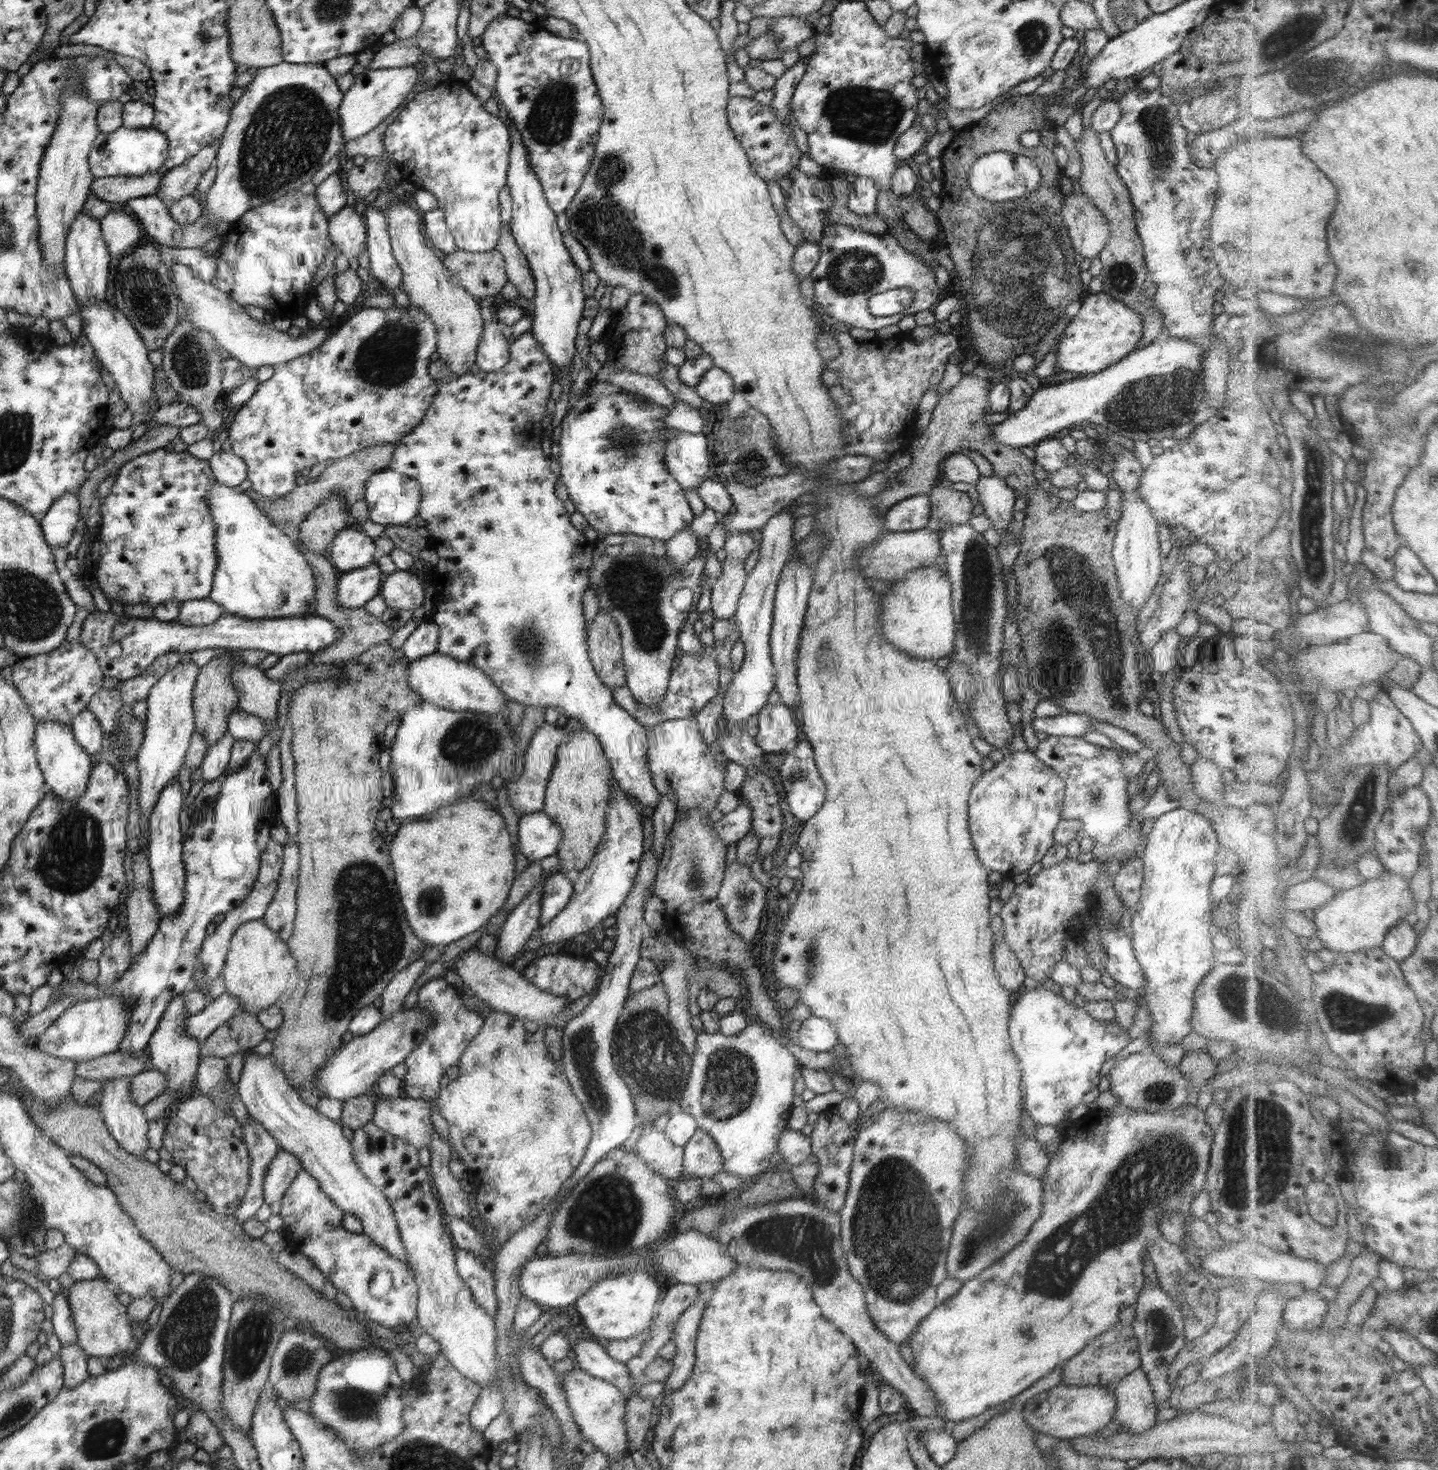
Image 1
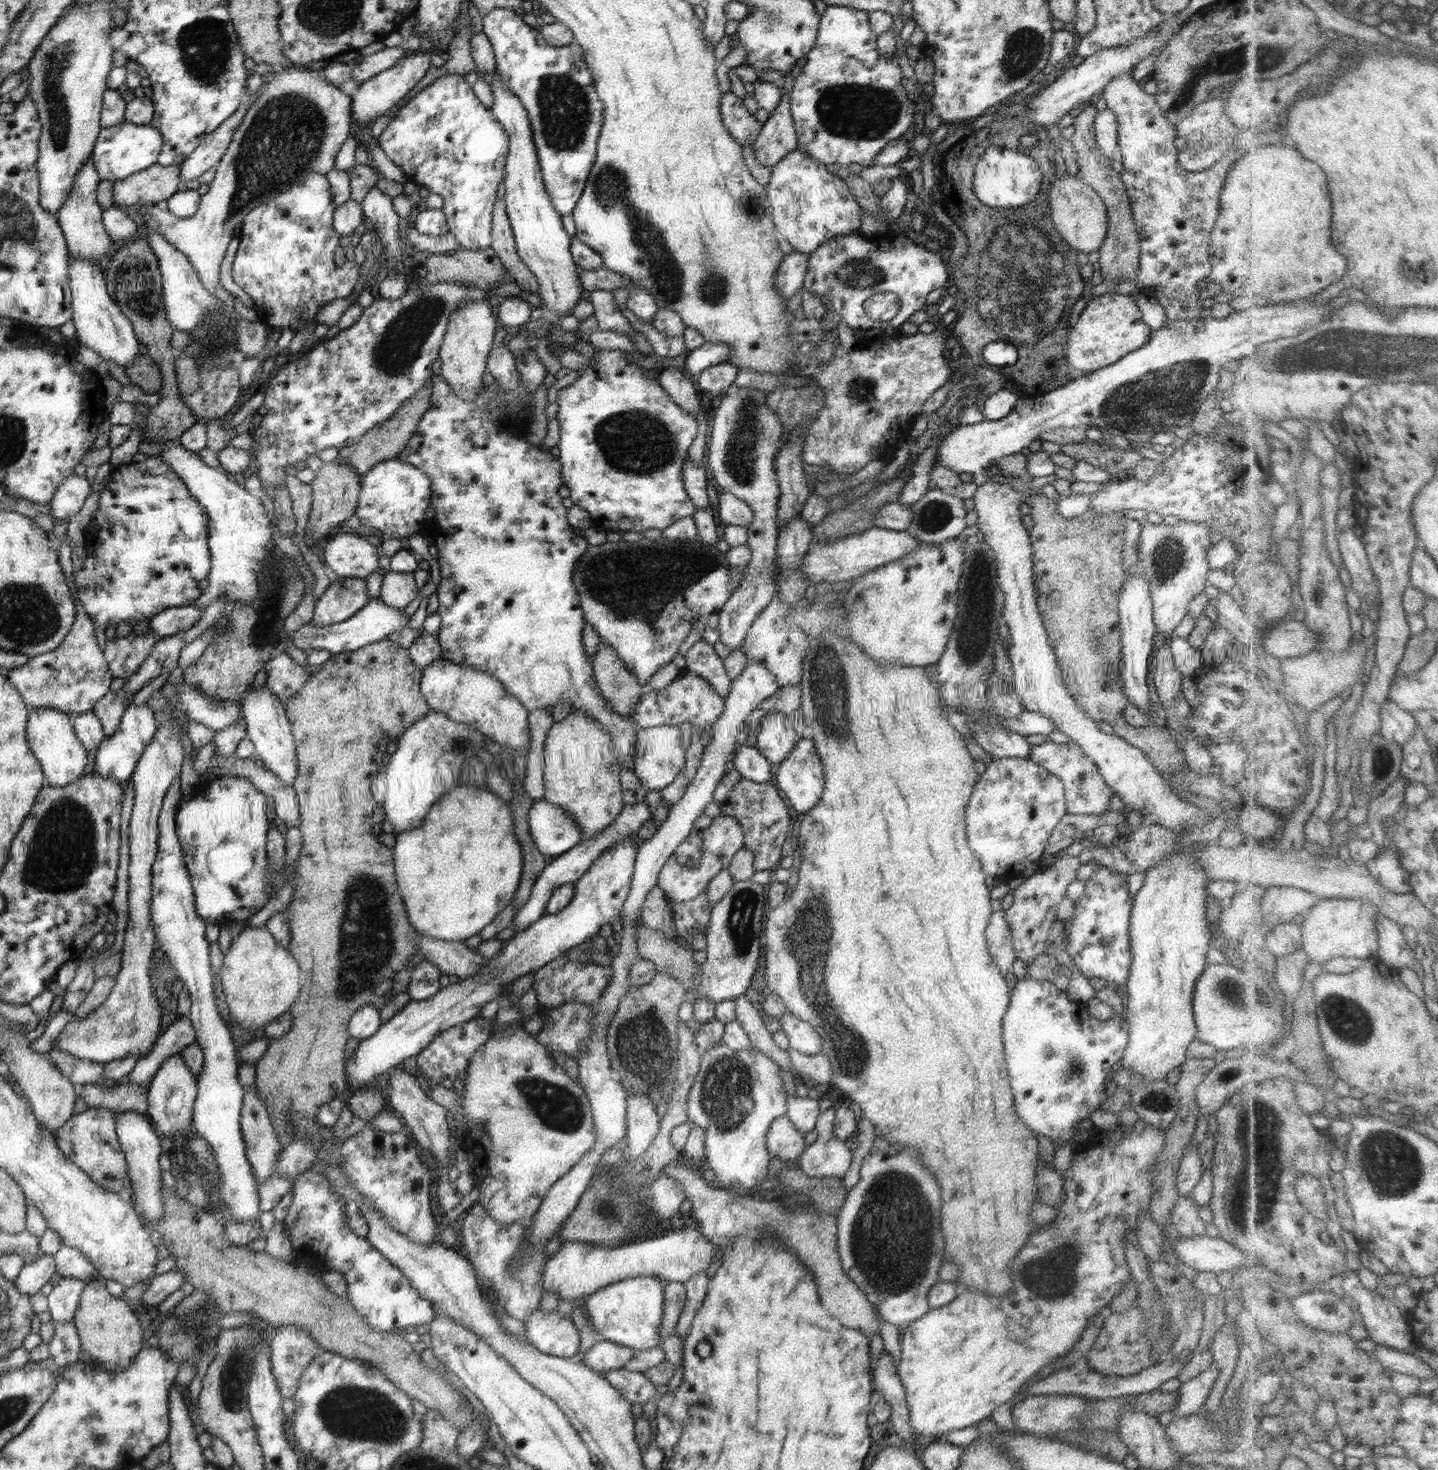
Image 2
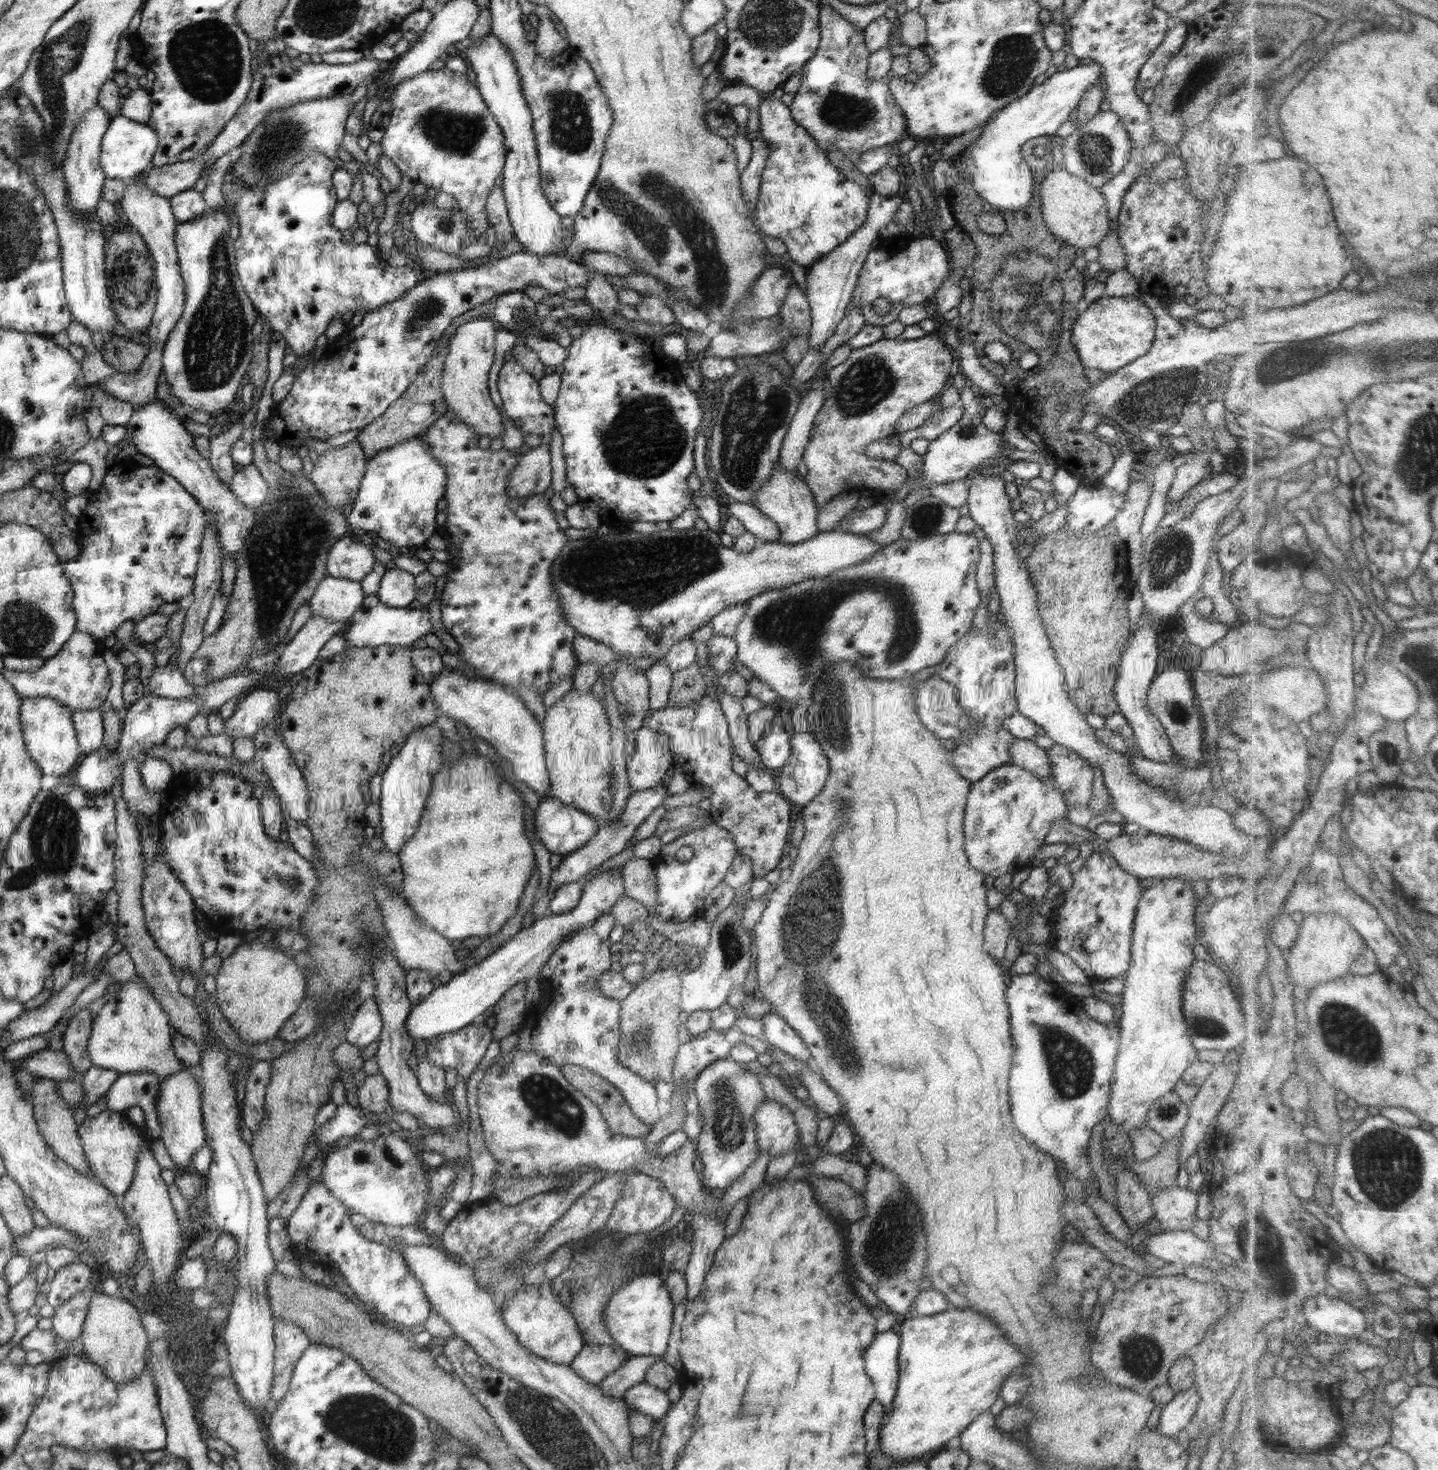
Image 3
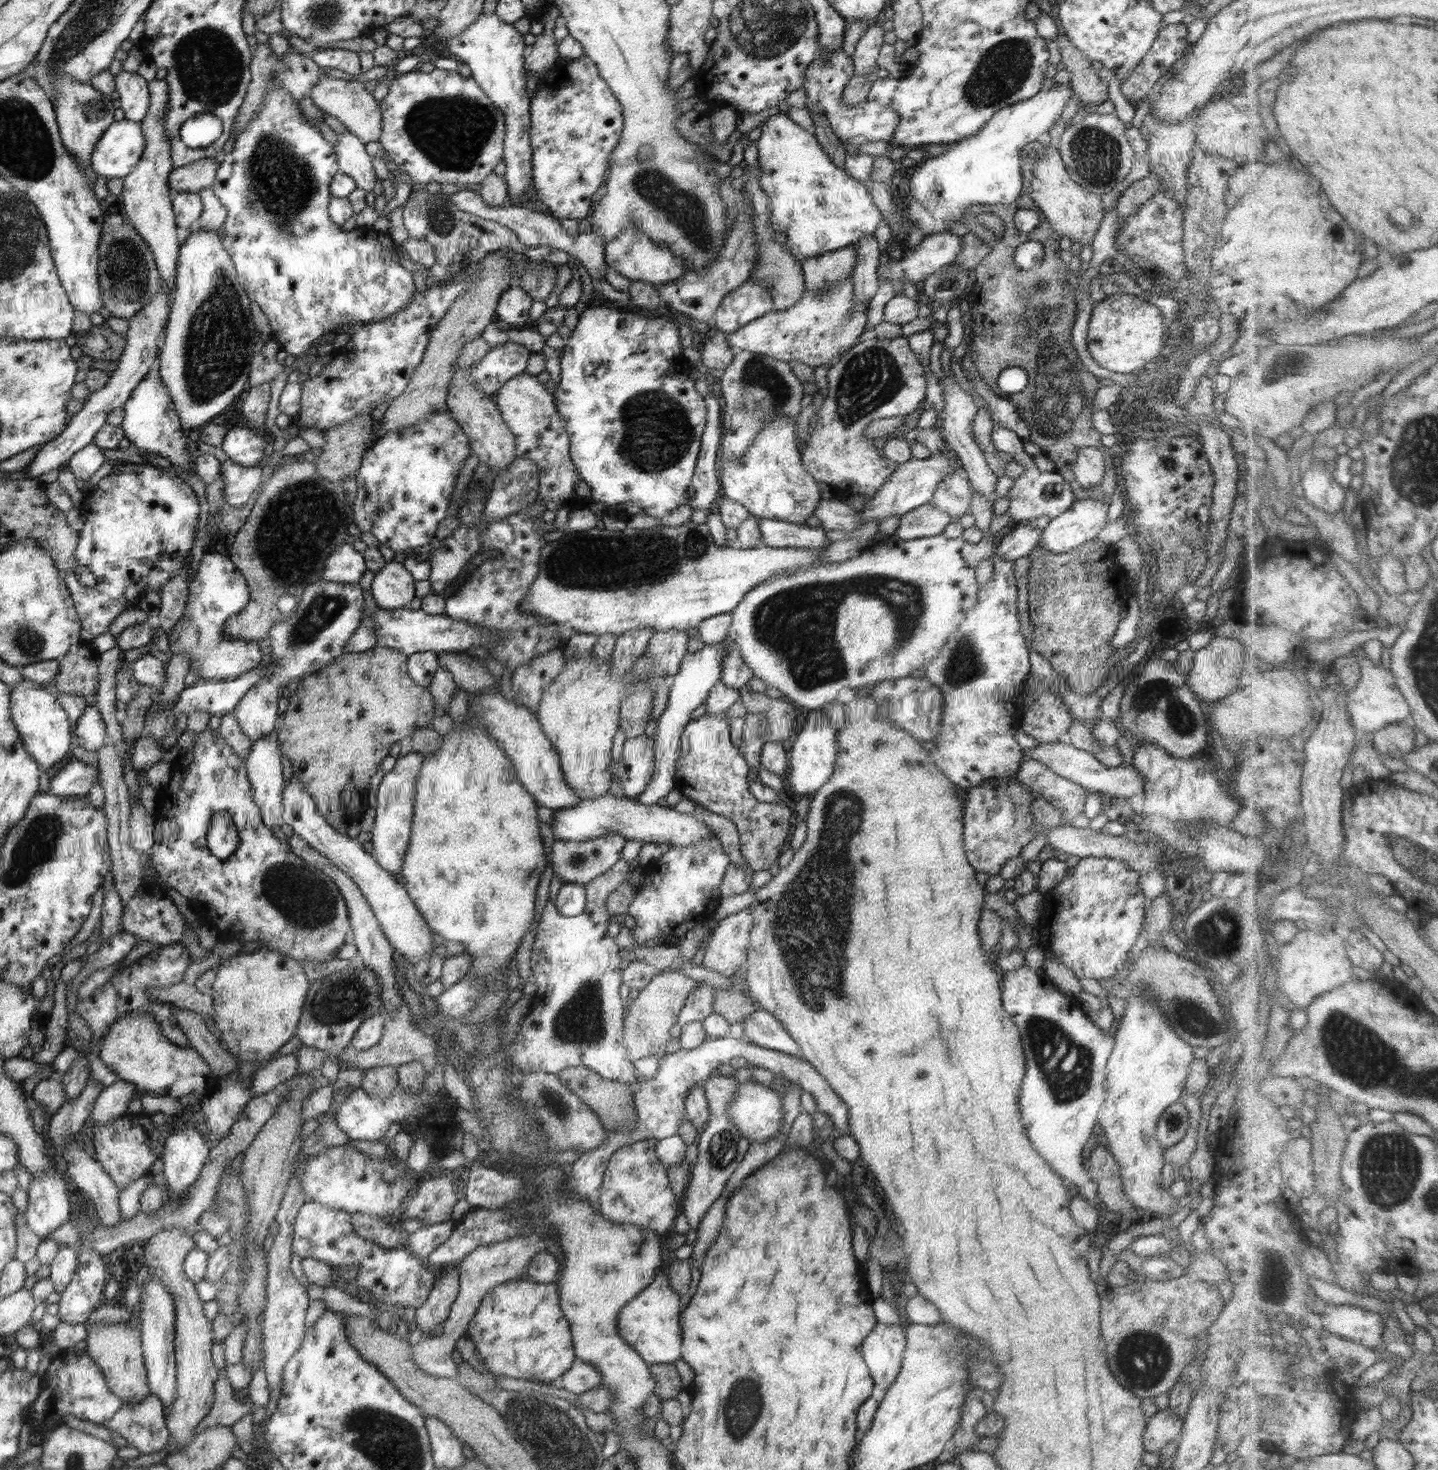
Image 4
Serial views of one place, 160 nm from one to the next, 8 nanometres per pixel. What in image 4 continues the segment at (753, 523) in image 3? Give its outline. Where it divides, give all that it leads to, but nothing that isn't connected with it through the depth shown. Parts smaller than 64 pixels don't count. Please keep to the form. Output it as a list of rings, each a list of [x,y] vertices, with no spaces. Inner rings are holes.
[[[757,517],[763,544],[772,548],[826,548],[830,540],[823,527],[799,525],[766,517]]]

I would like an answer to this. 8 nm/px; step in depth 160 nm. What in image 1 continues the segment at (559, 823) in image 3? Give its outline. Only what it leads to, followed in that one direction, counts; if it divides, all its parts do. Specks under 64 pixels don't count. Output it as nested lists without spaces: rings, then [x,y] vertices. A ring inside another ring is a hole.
[[[542,810],[522,815],[518,821],[517,846],[529,861],[552,856],[559,847],[560,827]]]

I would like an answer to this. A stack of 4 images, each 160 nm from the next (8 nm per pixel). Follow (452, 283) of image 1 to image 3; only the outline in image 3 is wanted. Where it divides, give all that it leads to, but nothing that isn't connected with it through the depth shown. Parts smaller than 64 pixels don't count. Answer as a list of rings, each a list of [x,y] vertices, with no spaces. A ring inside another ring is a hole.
[[[476,317],[460,325],[450,337],[443,362],[441,389],[447,408],[459,419],[472,426],[474,434],[488,436],[491,440],[502,438],[502,414],[494,405],[488,392],[488,373],[494,362],[496,326],[487,317]]]

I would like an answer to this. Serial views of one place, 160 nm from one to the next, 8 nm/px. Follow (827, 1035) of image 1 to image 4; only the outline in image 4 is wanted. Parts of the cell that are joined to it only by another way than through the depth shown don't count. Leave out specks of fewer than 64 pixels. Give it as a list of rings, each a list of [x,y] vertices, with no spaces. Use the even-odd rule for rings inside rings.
[[[762,1008],[751,1012],[742,1022],[744,1039],[753,1045],[790,1055],[801,1056],[799,1044],[771,1012]]]

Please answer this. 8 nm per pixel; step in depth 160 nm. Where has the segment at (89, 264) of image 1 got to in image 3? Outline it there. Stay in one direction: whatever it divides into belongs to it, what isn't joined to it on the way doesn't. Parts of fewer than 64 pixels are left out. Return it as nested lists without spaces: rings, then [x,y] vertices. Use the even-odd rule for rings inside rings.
[[[97,104],[91,108],[80,120],[71,136],[70,147],[66,159],[62,161],[62,170],[67,178],[69,196],[71,196],[72,209],[80,215],[94,215],[98,210],[103,194],[103,184],[107,176],[100,165],[99,157],[102,155],[102,140],[110,126],[111,115]]]

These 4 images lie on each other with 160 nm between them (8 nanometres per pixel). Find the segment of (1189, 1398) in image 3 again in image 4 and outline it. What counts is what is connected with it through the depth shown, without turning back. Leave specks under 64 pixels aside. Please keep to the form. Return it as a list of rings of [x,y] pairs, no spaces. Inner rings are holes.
[[[1169,1408],[1158,1411],[1149,1418],[1144,1434],[1143,1443],[1148,1452],[1159,1452],[1170,1444],[1172,1440],[1178,1440],[1183,1427],[1183,1419],[1174,1414]]]

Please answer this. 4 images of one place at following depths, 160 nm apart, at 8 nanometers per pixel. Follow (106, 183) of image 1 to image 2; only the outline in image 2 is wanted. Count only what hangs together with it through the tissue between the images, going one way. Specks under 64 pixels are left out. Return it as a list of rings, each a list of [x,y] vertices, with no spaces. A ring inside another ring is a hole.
[[[160,166],[148,168],[115,182],[115,203],[118,205],[149,205],[169,200],[182,187],[181,166]]]

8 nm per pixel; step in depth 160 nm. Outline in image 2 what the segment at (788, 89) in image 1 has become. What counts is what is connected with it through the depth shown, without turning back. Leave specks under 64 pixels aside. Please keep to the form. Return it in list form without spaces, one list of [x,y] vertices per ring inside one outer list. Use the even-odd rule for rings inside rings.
[[[782,93],[779,103],[753,142],[756,160],[764,167],[774,167],[786,155],[796,151],[798,143],[791,115],[790,93]]]

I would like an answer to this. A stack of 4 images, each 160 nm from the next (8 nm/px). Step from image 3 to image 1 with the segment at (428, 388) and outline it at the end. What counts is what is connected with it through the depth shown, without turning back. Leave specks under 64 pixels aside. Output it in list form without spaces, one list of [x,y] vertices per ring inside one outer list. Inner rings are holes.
[[[398,443],[380,444],[374,447],[364,448],[362,451],[356,451],[354,455],[350,455],[344,459],[338,459],[333,464],[326,467],[325,470],[314,478],[309,479],[306,484],[296,487],[294,491],[281,496],[279,499],[269,499],[259,495],[254,490],[249,489],[248,495],[251,495],[258,503],[259,507],[266,512],[267,516],[274,520],[274,524],[283,527],[283,524],[300,524],[307,519],[307,516],[319,507],[323,500],[332,494],[341,494],[347,504],[348,509],[357,500],[364,498],[367,480],[371,478],[375,472],[382,472],[390,466],[390,462],[394,456],[394,450]]]

